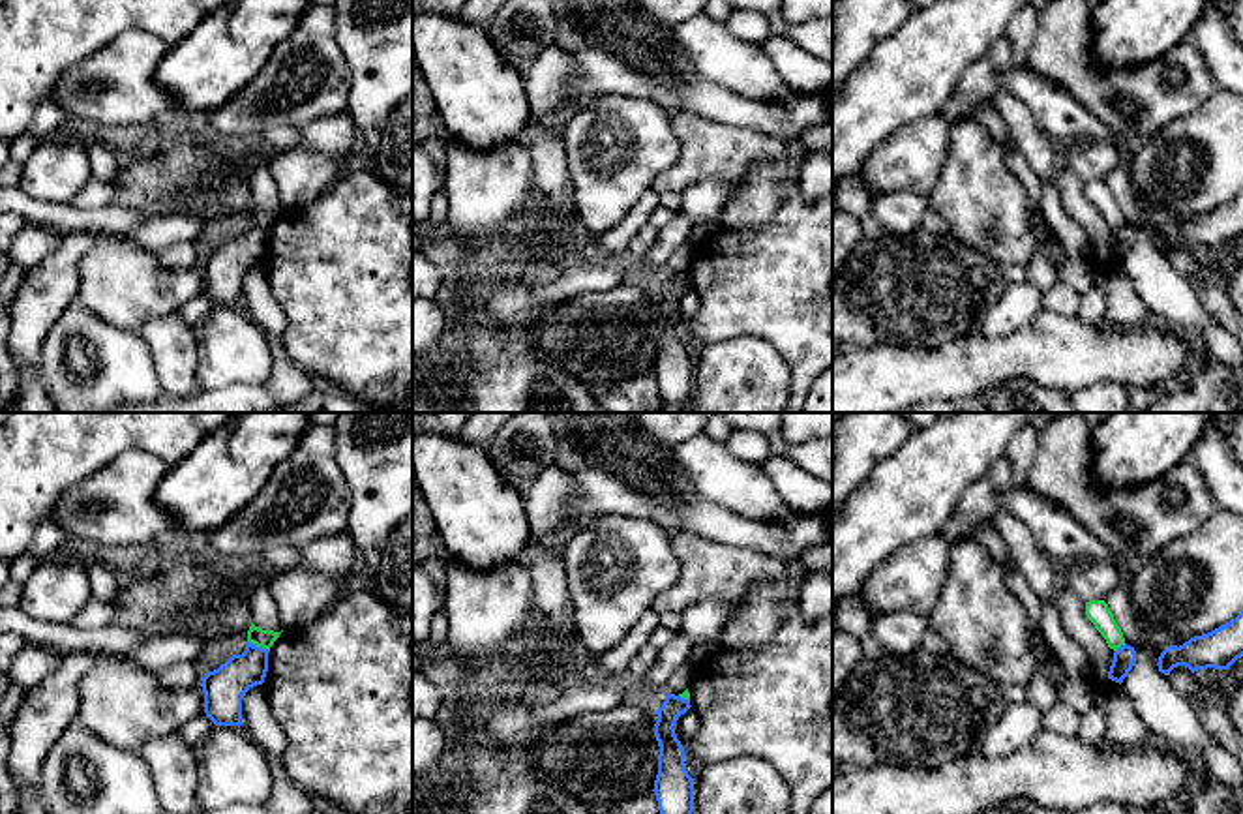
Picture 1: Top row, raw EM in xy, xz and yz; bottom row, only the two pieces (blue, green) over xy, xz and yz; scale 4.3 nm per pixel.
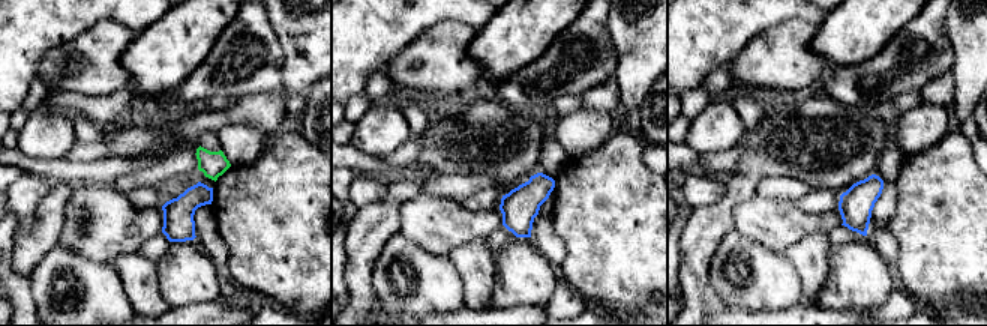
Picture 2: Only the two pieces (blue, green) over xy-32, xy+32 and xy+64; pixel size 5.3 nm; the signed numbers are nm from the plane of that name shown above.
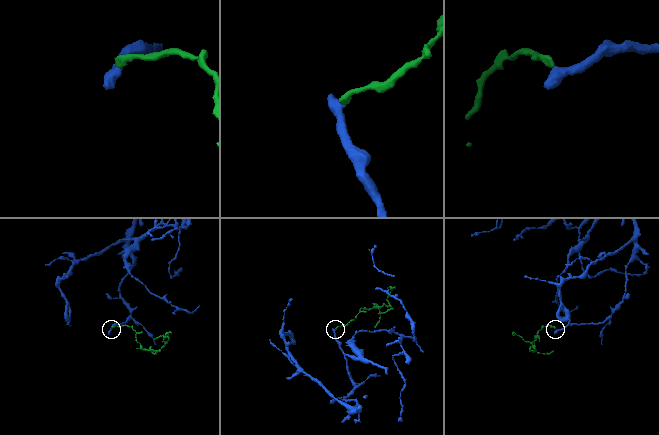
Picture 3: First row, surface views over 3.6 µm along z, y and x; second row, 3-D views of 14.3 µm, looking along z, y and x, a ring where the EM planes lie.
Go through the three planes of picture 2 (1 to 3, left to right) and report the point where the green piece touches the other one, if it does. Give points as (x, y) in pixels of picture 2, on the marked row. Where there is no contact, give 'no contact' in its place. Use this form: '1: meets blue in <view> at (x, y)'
1: no contact
2: no contact
3: no contact

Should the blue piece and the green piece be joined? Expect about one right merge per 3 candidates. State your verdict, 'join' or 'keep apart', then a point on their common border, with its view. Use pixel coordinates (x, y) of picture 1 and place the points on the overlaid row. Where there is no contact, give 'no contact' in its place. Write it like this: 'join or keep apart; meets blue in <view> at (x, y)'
keep apart; meets blue in xy at (259, 648)

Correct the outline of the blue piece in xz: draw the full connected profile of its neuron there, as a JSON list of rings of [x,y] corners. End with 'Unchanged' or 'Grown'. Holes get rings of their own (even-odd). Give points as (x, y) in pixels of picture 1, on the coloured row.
[[[667,694],[656,711],[654,735],[660,746],[654,795],[660,814],[694,812],[694,780],[686,771],[684,748],[675,735],[675,724],[690,709],[690,700]]]. Unchanged

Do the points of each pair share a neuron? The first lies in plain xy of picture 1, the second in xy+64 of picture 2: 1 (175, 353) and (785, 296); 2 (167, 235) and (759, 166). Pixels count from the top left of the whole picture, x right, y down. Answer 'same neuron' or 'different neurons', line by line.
1: different neurons
2: different neurons

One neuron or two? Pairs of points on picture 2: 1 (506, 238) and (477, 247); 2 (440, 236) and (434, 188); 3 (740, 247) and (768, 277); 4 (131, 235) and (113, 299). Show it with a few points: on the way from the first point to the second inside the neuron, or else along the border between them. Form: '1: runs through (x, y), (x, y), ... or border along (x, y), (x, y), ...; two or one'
1: border along (485, 239), (492, 251); two
2: border along (422, 188), (461, 202); two
3: runs through (746, 254), (761, 269); one
4: border along (77, 253), (92, 260), (111, 263); two

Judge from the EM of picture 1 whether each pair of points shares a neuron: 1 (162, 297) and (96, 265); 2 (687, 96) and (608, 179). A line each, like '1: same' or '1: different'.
1: same
2: different

